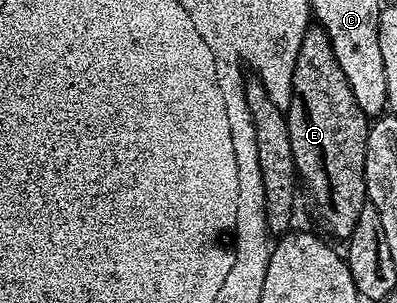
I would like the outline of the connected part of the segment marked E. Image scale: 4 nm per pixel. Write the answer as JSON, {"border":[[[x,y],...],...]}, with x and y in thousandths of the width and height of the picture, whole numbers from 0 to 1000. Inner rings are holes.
{"border":[[[798,83],[773,89],[756,145],[753,185],[746,188],[743,238],[736,241],[738,323],[725,350],[720,409],[736,465],[736,518],[741,558],[763,620],[781,627],[801,696],[811,706],[811,736],[861,795],[879,792],[897,756],[897,716],[907,716],[907,690],[927,667],[922,653],[922,469],[932,436],[927,386],[897,347],[897,320],[887,320],[887,294],[877,281],[877,254],[866,254],[866,228],[856,228],[856,201],[846,201],[846,175],[836,175],[831,125],[821,99]]]}

